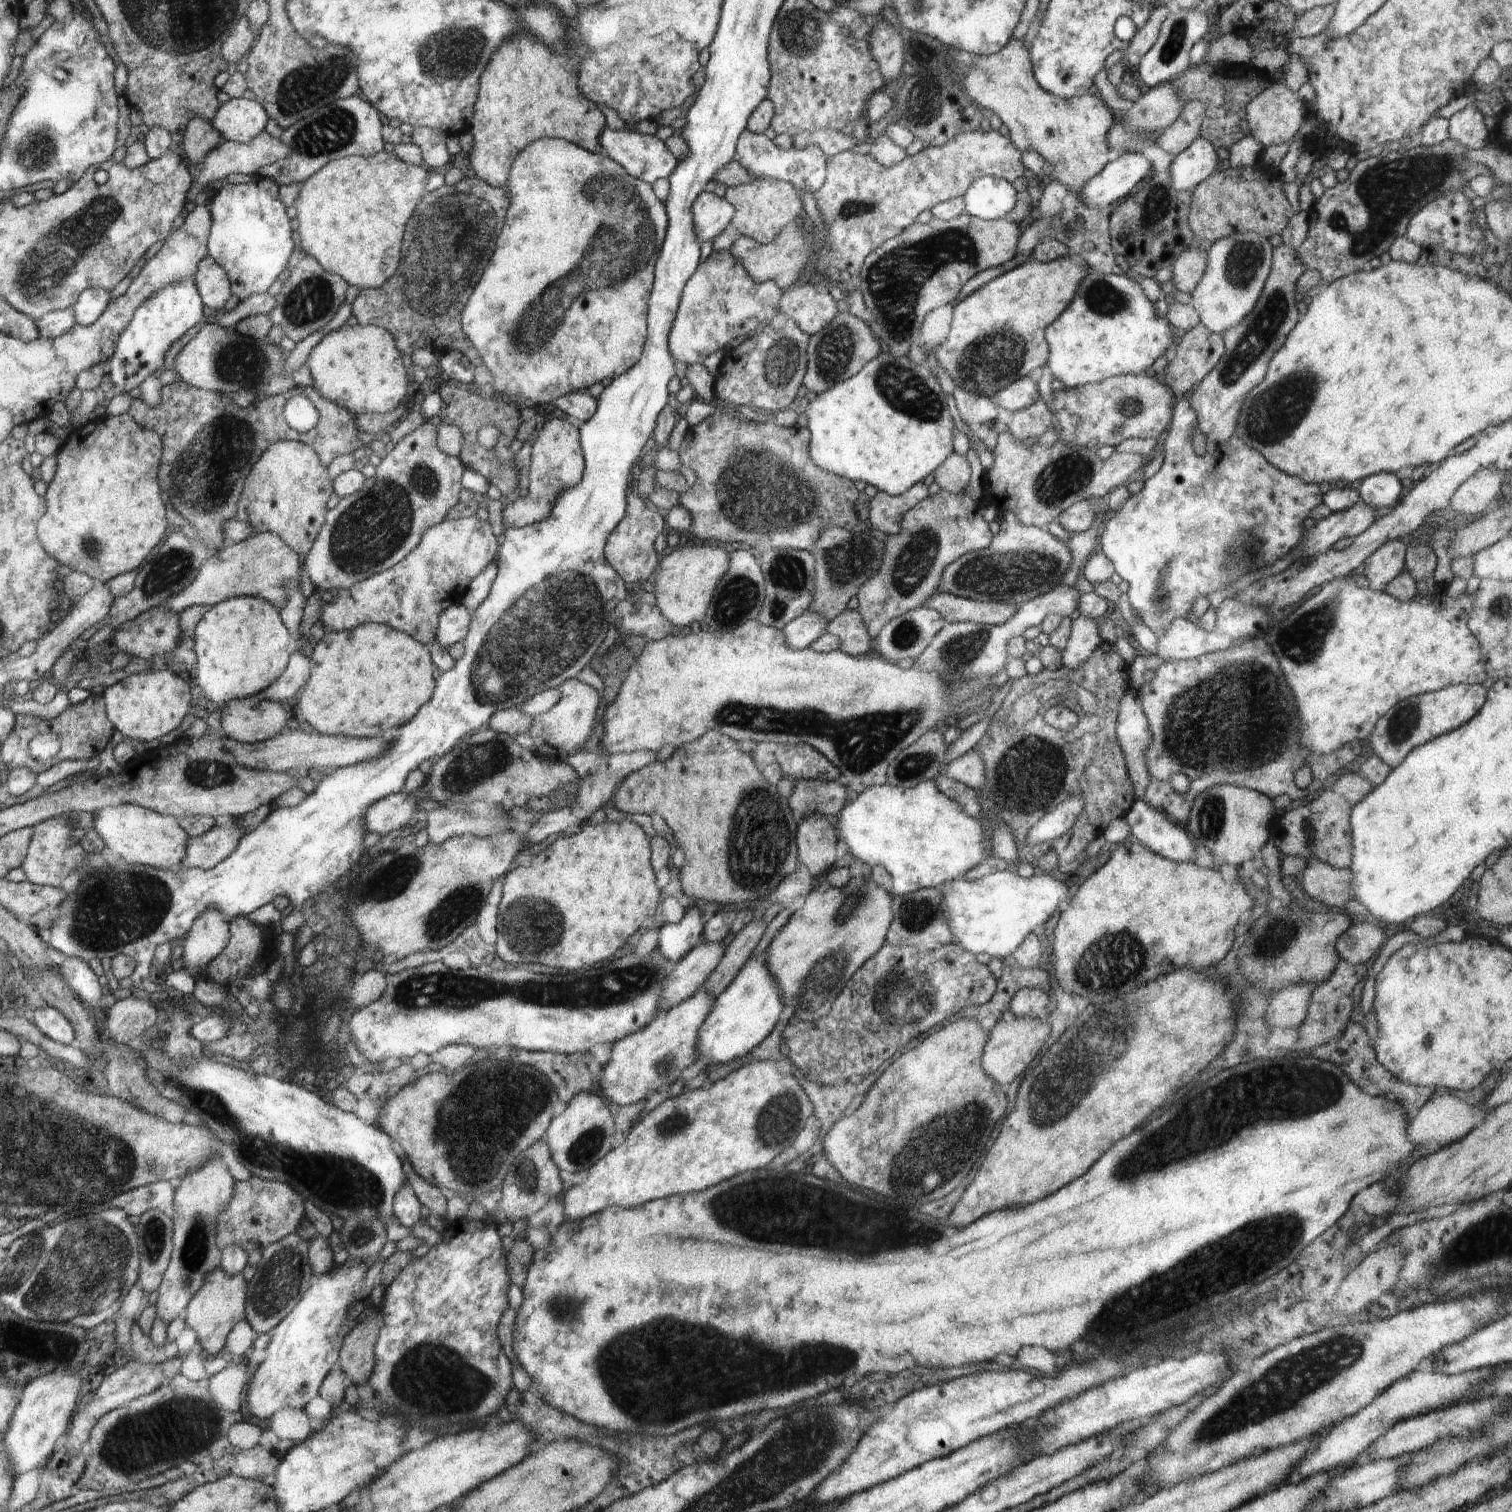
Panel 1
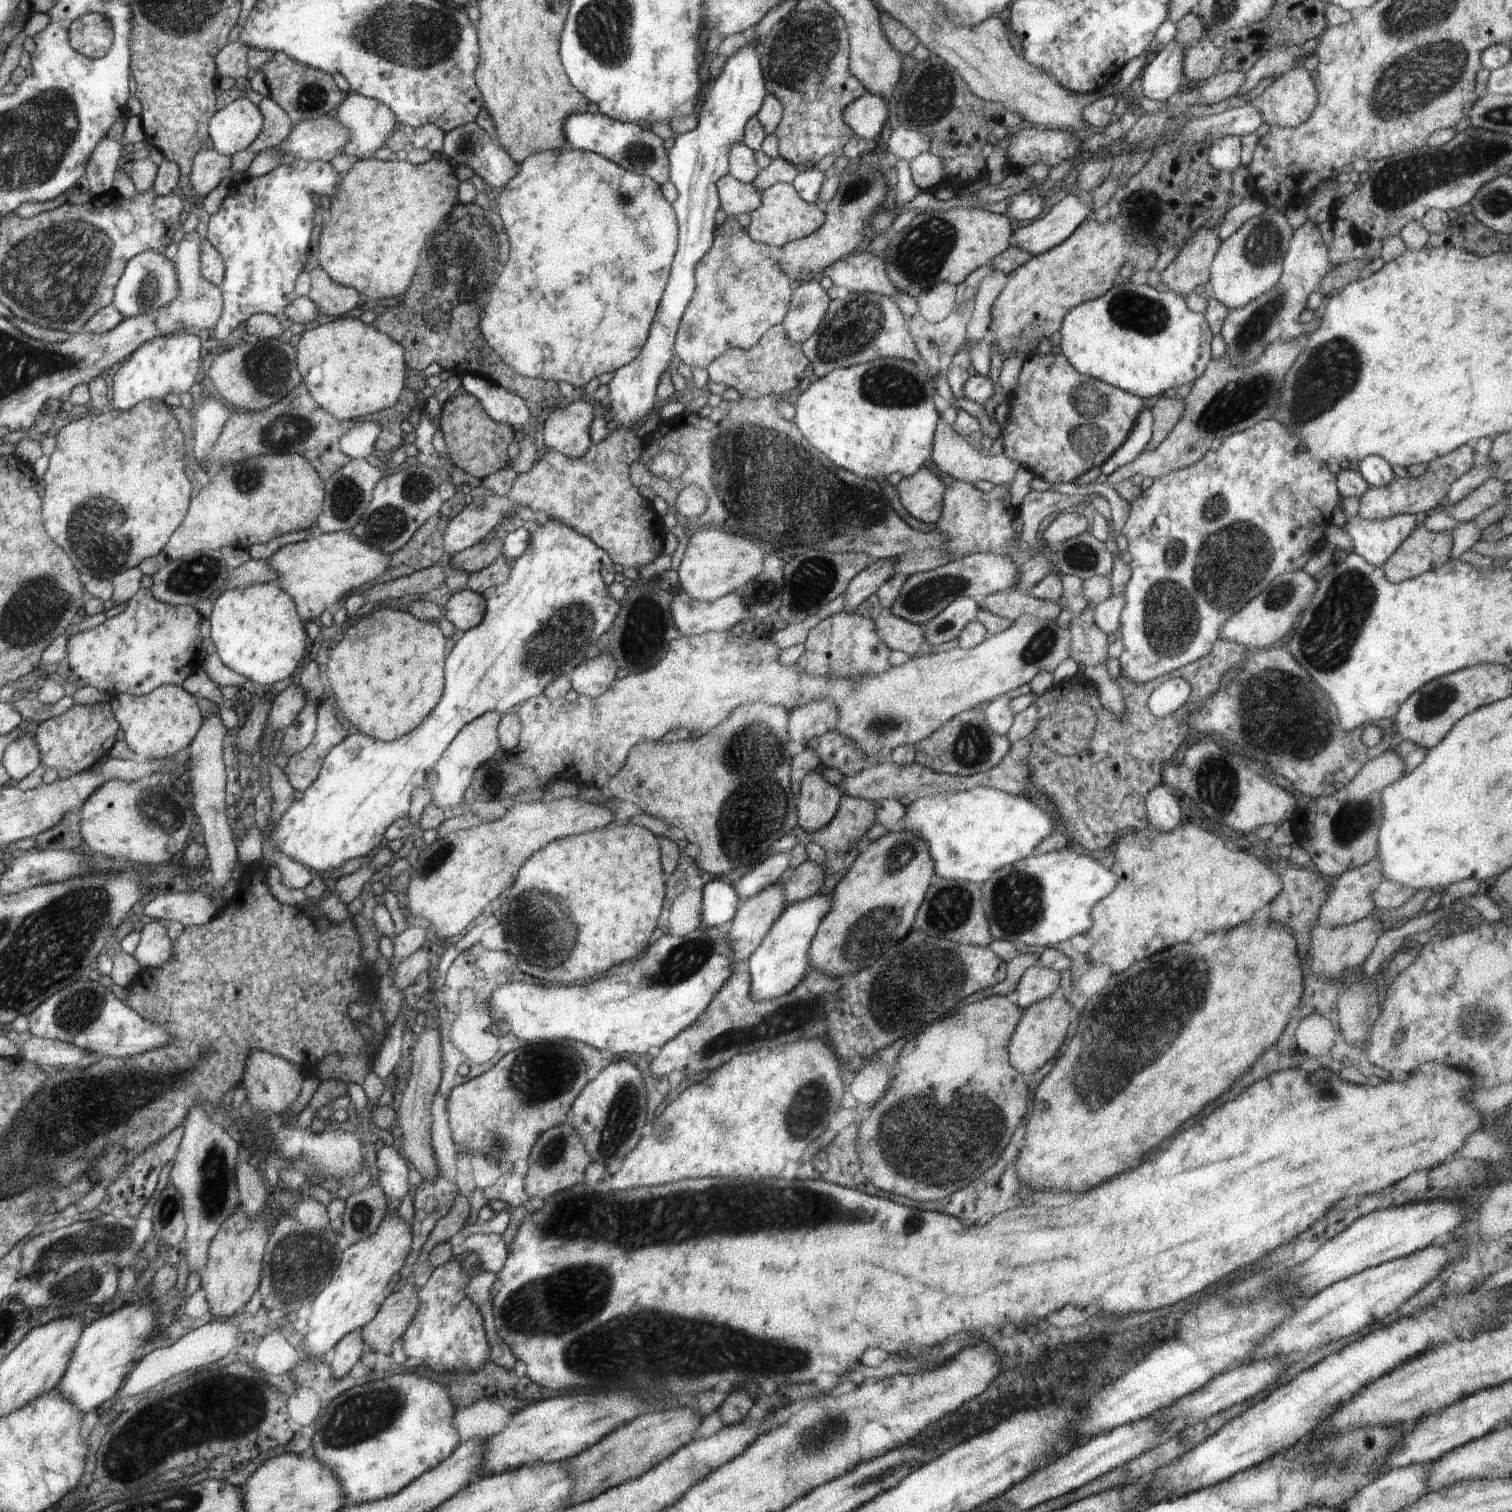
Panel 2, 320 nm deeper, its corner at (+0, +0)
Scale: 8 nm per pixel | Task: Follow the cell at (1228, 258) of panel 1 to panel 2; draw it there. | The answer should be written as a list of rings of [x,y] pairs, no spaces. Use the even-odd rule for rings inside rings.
[[[1266,207],[1261,214],[1247,220],[1232,236],[1220,243],[1211,262],[1209,281],[1213,288],[1212,298],[1229,309],[1237,309],[1276,286],[1293,232],[1285,212],[1274,207]]]

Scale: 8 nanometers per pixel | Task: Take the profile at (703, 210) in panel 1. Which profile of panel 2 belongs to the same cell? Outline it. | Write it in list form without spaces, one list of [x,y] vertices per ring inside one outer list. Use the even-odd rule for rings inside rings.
[[[731,174],[721,178],[717,189],[720,191],[721,209],[728,218],[752,213],[763,204],[765,190],[757,189],[752,183],[742,182]]]

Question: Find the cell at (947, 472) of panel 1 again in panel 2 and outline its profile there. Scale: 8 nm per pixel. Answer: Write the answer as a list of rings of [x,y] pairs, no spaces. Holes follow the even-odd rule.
[[[939,416],[935,430],[931,459],[942,473],[950,474],[956,480],[976,483],[979,480],[988,480],[992,484],[1010,487],[1016,478],[1015,470],[1018,470],[1019,464],[1010,460],[1004,452],[993,455],[987,452],[981,452],[974,449],[964,437],[961,437],[948,422]]]

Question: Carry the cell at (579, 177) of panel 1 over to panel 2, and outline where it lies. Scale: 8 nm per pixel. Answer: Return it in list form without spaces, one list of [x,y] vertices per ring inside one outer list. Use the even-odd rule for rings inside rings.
[[[567,147],[531,154],[518,165],[518,169],[518,174],[506,184],[493,203],[498,208],[498,214],[501,215],[509,240],[509,257],[502,272],[498,275],[489,302],[485,306],[480,324],[481,331],[488,344],[518,374],[554,382],[565,380],[574,388],[580,386],[583,389],[592,378],[605,372],[614,372],[633,361],[646,342],[662,293],[668,284],[669,274],[672,272],[674,252],[677,252],[679,240],[677,216],[674,216],[672,206],[664,200],[662,190],[653,178],[631,173],[610,159],[590,151]]]

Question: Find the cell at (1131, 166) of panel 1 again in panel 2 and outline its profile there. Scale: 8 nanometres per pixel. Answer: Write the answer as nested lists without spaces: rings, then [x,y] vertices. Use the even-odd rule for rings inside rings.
[[[1073,191],[1054,205],[1051,212],[1016,230],[1011,246],[1039,255],[1062,244],[1093,213],[1094,210],[1089,209],[1080,195]]]

